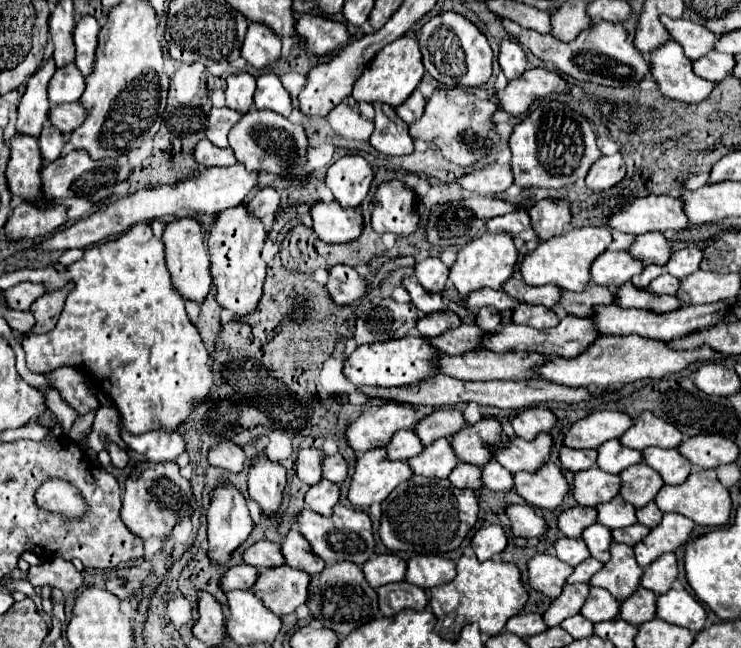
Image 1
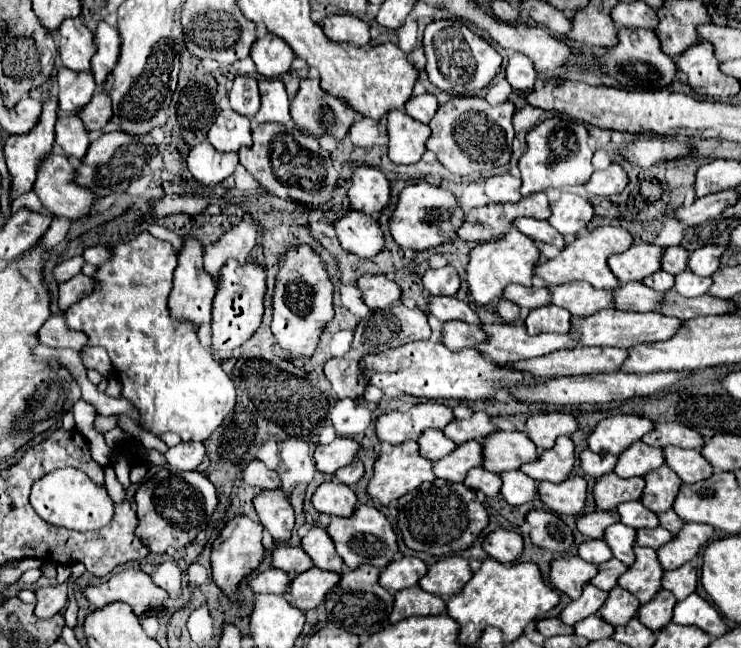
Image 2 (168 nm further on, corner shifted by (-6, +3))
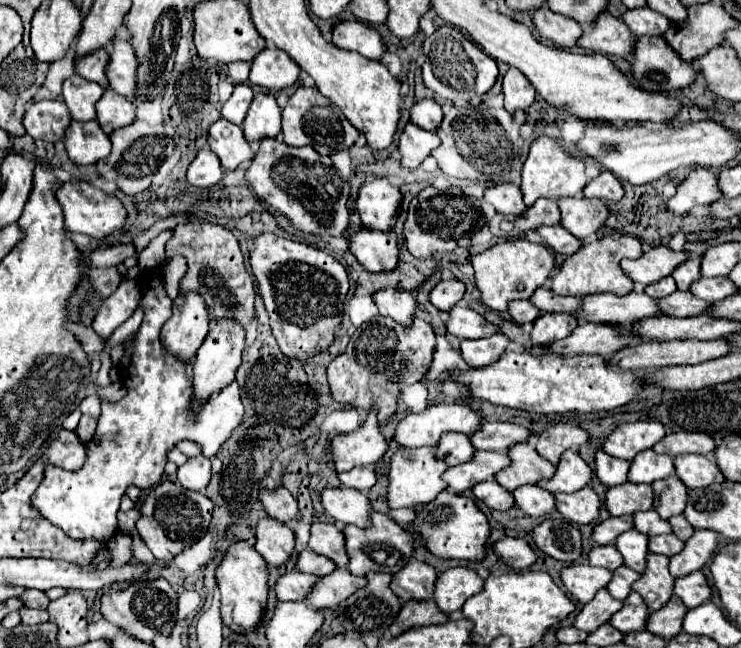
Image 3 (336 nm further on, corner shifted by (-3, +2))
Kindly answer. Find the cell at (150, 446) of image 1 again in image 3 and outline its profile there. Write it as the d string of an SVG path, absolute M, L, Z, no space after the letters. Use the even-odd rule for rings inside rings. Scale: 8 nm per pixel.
M205 456L191 458L187 464L179 466L177 478L185 490L203 492L211 480L211 460Z

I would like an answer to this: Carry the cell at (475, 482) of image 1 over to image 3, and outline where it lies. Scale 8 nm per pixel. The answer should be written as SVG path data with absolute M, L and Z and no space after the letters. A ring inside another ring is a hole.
M485 480L473 488L473 494L477 500L485 502L491 510L511 510L515 506L513 494L507 492L503 486L499 486L495 480Z

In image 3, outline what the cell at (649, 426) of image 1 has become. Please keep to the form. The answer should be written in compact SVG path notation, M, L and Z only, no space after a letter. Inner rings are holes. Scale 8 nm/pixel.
M671 432L661 442L653 446L657 454L669 454L675 458L677 454L713 454L717 448L715 440L703 432Z

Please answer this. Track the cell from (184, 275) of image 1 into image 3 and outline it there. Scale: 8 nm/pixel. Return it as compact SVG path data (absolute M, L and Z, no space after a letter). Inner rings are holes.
M197 292L173 300L173 316L161 328L161 346L179 362L189 364L209 332L209 314Z

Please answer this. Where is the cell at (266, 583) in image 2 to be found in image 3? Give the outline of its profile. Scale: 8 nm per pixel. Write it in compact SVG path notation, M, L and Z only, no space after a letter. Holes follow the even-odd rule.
M293 570L277 580L275 592L279 600L307 600L309 590L313 590L317 576Z

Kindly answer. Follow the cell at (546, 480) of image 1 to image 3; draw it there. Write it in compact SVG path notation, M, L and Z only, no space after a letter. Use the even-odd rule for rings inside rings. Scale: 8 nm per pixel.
M585 486L573 494L557 494L557 510L575 524L593 524L599 518L601 498L591 486Z

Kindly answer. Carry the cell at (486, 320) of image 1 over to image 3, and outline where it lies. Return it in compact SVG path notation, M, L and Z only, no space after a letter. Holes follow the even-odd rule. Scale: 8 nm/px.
M517 300L517 302L509 304L509 314L519 326L523 326L523 324L533 322L543 312L537 306L533 306L529 300Z

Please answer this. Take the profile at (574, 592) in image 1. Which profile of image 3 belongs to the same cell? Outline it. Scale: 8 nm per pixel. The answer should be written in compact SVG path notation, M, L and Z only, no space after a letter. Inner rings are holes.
M601 590L595 594L595 598L583 606L583 610L577 614L575 618L575 628L585 630L585 632L593 632L597 630L597 626L609 622L609 618L621 610L623 602L617 602L613 596L607 594L607 590Z

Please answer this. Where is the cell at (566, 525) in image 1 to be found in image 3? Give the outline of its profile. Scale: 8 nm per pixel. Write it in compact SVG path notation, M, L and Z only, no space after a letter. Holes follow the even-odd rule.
M611 516L595 526L593 540L597 546L607 546L607 544L613 544L619 534L623 534L625 530L631 530L631 528L633 528L633 516L621 516L621 518Z

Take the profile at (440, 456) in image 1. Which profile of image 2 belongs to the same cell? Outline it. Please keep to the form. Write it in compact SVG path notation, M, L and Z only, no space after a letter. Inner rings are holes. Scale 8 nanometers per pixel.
M466 441L458 445L456 453L448 453L448 457L434 463L434 475L448 481L464 481L466 473L478 465L482 465L482 445L480 441Z

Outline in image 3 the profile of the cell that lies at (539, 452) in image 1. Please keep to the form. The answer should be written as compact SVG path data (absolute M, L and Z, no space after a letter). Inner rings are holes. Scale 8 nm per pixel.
M567 450L557 464L557 472L551 480L541 480L539 486L549 492L577 492L591 482L591 468L575 450Z

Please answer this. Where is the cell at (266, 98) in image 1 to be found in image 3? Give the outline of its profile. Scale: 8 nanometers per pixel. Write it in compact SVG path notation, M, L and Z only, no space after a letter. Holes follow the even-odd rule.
M259 92L247 118L243 122L243 134L249 142L261 142L261 138L277 138L281 132L281 108L275 102L273 94Z

